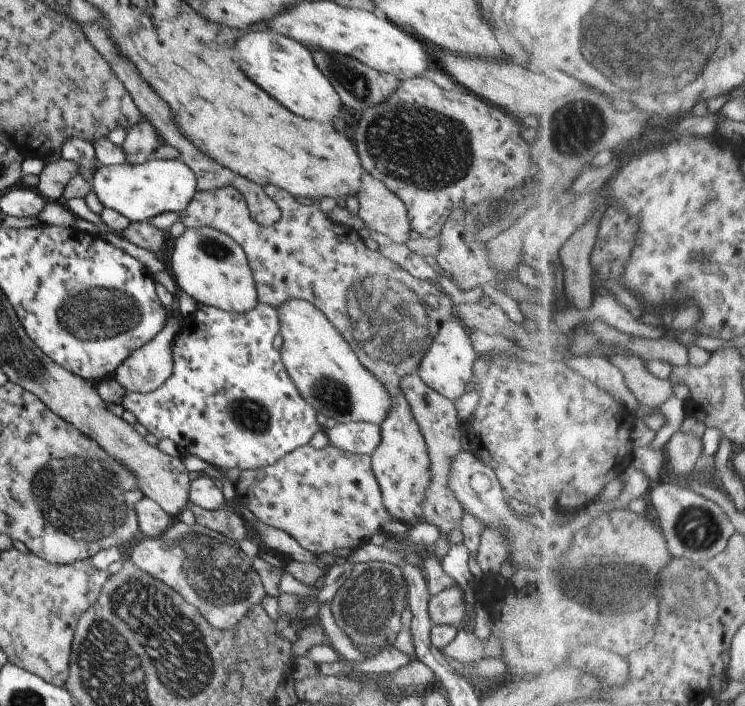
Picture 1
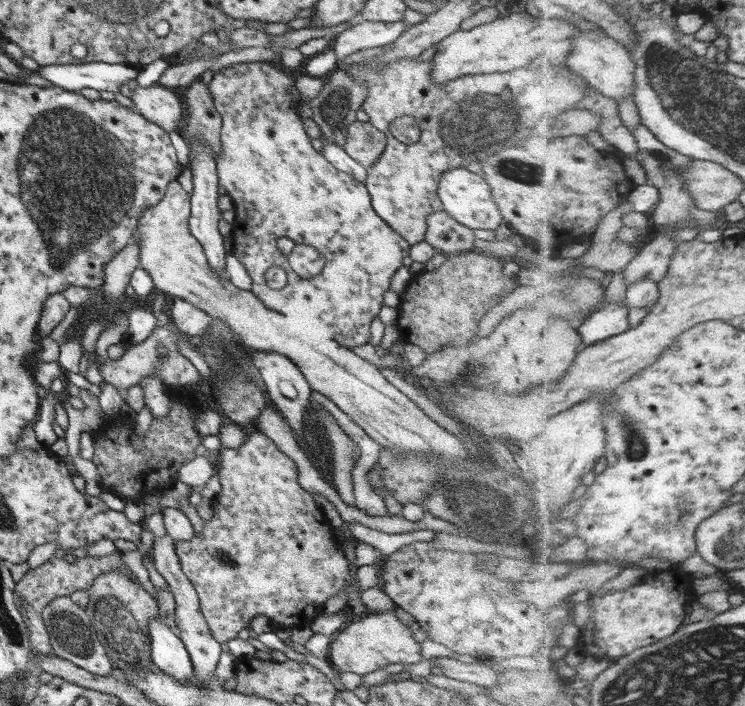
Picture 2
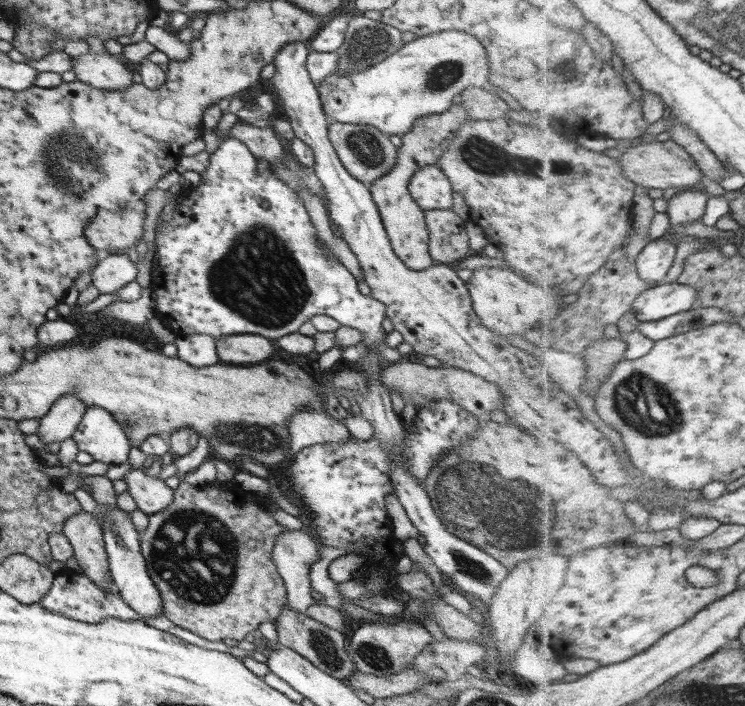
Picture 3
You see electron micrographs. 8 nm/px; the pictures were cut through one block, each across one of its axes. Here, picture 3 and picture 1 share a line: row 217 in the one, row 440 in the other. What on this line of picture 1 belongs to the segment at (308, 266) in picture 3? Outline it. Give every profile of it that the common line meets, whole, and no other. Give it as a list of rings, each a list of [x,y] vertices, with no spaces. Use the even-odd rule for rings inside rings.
[[[258,303],[252,310],[244,313],[234,313],[226,312],[222,309],[208,306],[208,305],[198,305],[197,309],[183,316],[181,330],[176,337],[174,342],[174,348],[172,352],[172,364],[173,370],[170,374],[170,378],[159,386],[156,390],[150,391],[149,393],[133,393],[127,391],[124,394],[124,400],[122,400],[122,406],[124,410],[132,412],[136,416],[136,420],[142,424],[148,430],[150,434],[154,434],[159,441],[164,438],[170,438],[170,440],[176,443],[180,452],[183,455],[194,454],[198,456],[201,460],[208,462],[215,468],[220,470],[256,470],[256,468],[262,468],[265,466],[270,466],[278,460],[282,460],[284,456],[290,454],[293,450],[300,448],[301,446],[308,445],[312,436],[316,434],[319,430],[323,429],[318,424],[318,418],[316,418],[316,408],[312,404],[308,404],[300,392],[298,392],[298,387],[294,386],[294,381],[290,378],[284,362],[282,362],[281,351],[274,348],[274,338],[280,330],[280,317],[278,312],[276,312],[276,307],[272,305]]]

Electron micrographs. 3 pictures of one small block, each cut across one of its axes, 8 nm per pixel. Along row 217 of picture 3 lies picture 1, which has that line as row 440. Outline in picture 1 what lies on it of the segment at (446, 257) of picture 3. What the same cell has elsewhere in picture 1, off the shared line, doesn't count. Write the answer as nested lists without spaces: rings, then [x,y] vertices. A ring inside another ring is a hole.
[[[406,374],[402,376],[400,380],[400,390],[406,398],[408,406],[418,423],[422,436],[424,436],[427,450],[430,457],[430,472],[432,478],[430,478],[430,486],[422,500],[422,523],[432,524],[438,528],[439,536],[433,546],[432,551],[438,560],[442,562],[446,552],[450,548],[450,540],[448,540],[448,534],[454,529],[461,526],[462,516],[464,514],[464,508],[462,504],[456,500],[454,492],[450,490],[448,486],[448,474],[450,474],[450,464],[452,464],[452,458],[458,456],[460,452],[464,451],[461,446],[461,437],[466,436],[463,431],[462,424],[457,417],[457,410],[454,406],[454,402],[440,396],[438,392],[432,390],[418,374]]]

